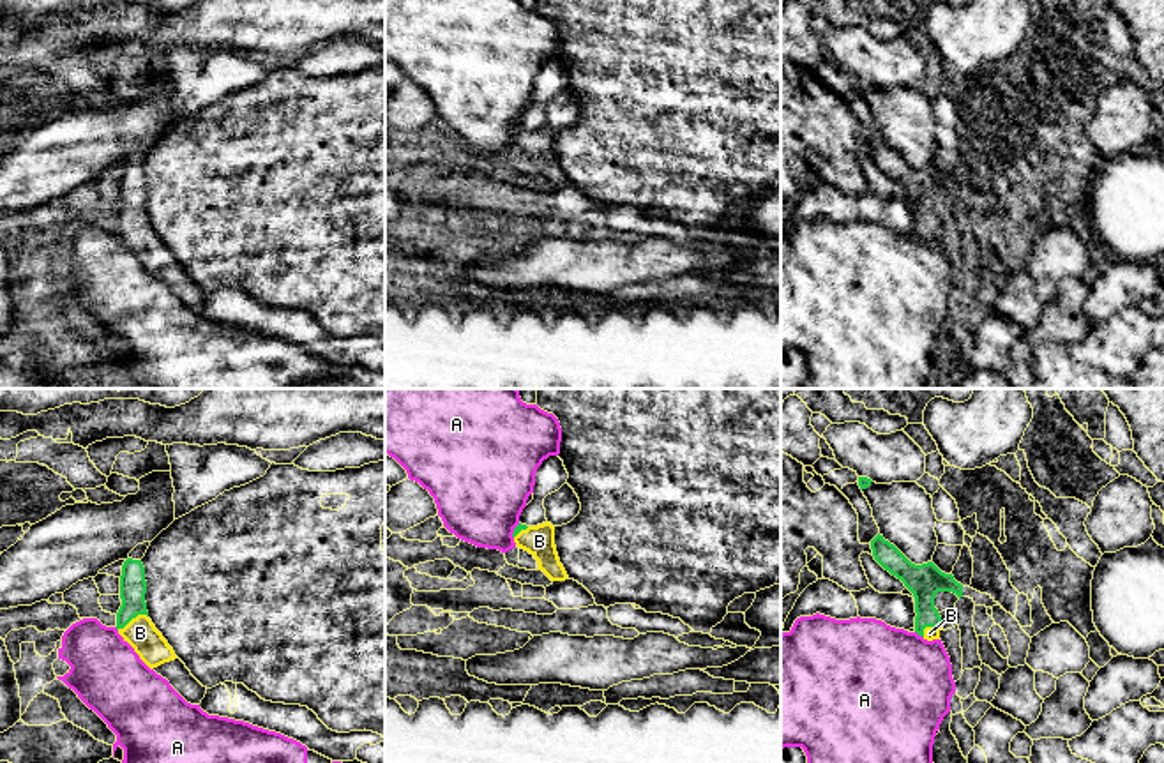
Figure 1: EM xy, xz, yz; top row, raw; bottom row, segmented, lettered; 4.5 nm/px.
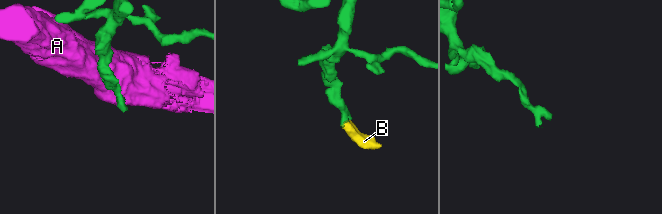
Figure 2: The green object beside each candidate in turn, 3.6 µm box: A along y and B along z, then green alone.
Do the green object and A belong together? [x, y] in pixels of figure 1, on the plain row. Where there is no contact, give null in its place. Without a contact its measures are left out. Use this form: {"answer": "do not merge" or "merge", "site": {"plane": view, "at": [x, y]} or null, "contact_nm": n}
{"answer": "do not merge", "site": {"plane": "yz", "at": [919, 239]}, "contact_nm": 50}

